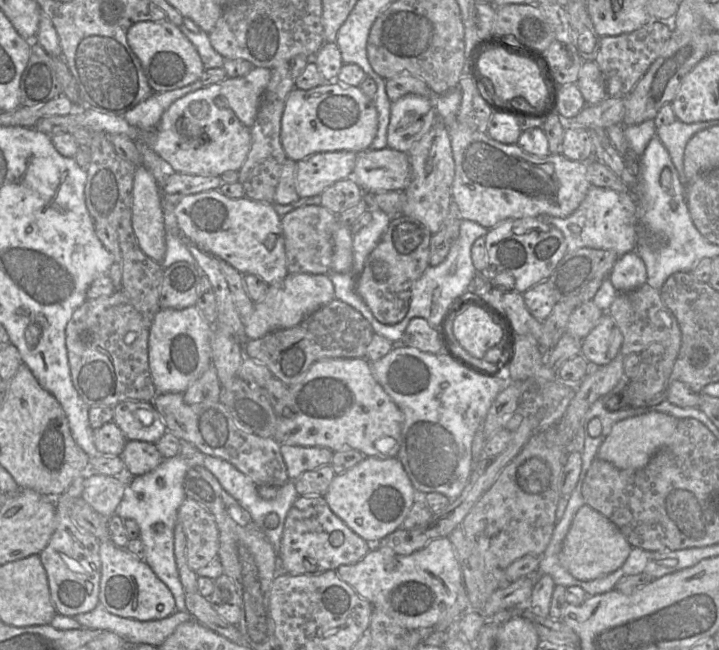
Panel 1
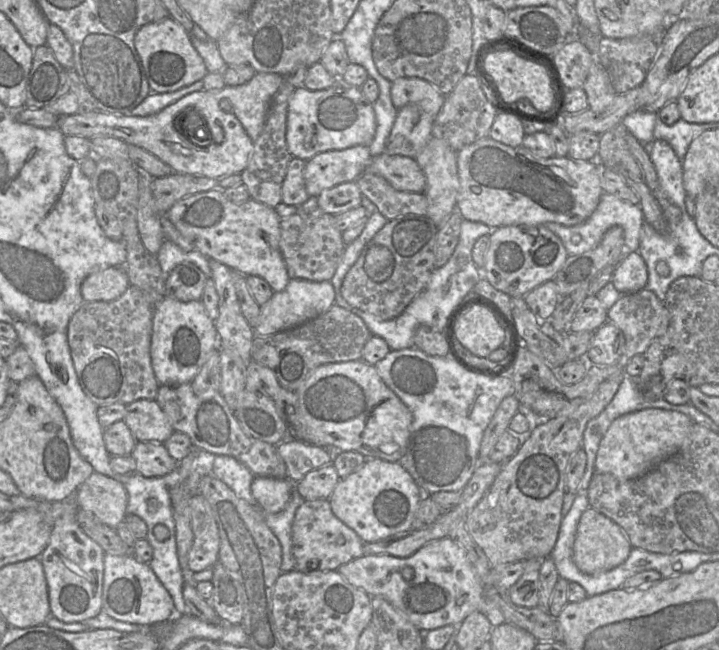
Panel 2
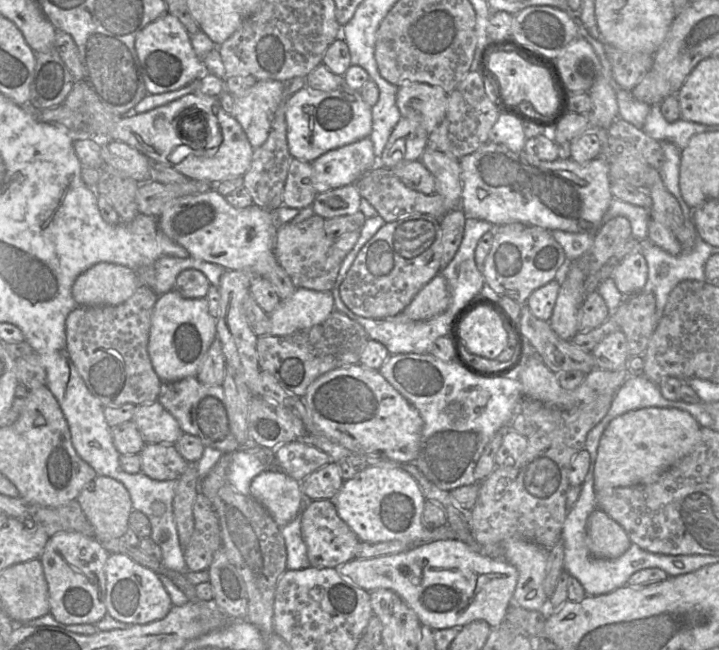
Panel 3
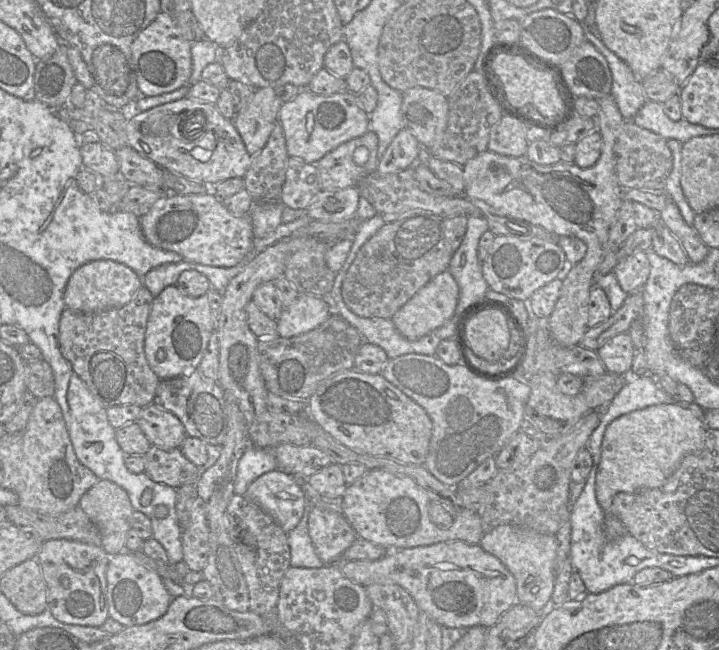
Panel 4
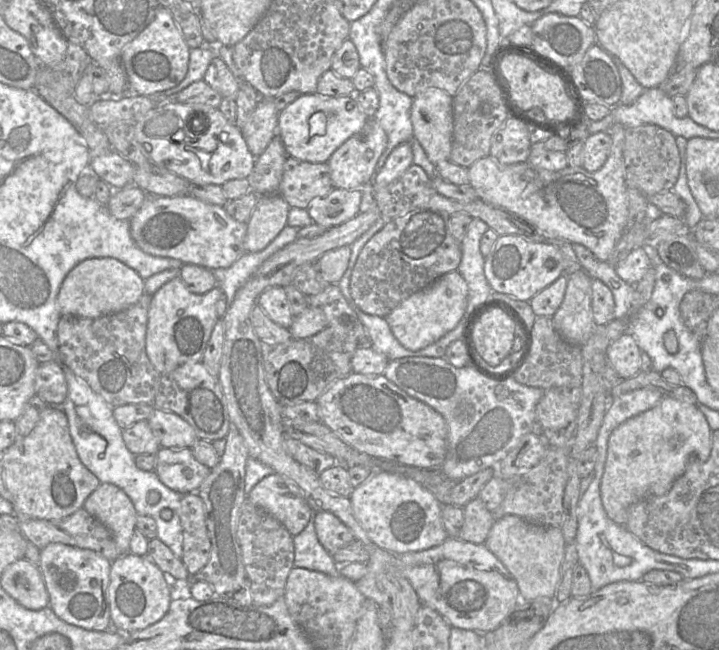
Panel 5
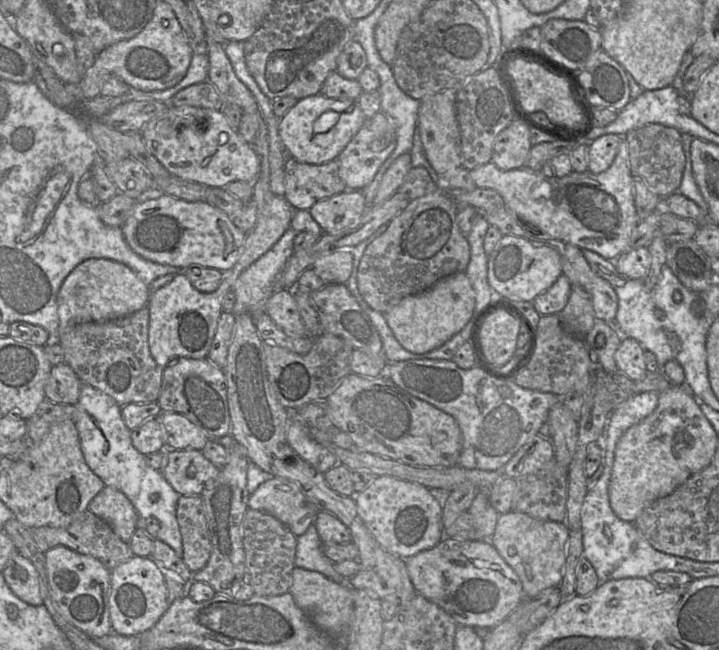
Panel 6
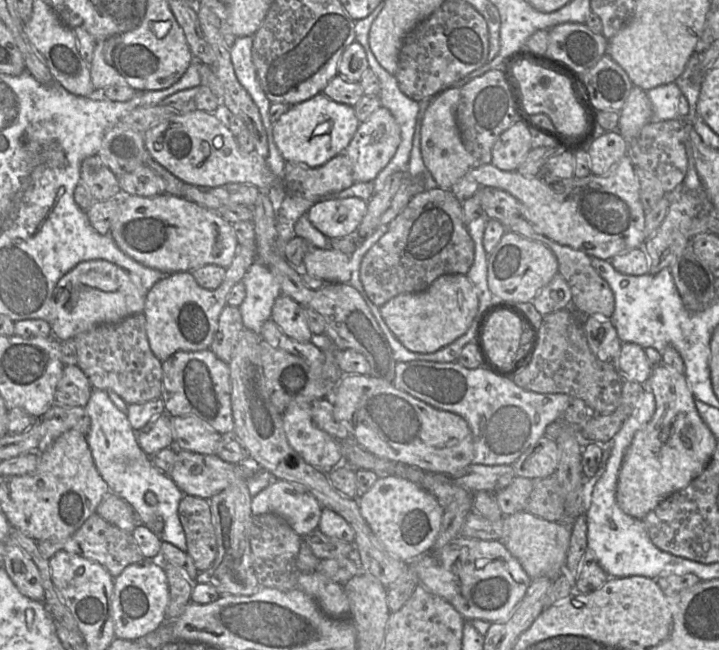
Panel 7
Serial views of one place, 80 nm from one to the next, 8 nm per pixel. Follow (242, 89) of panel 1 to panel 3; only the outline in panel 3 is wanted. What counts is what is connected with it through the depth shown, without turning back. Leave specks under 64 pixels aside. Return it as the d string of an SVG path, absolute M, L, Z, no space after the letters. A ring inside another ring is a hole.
M260 80L242 97L234 97L232 116L241 125L253 149L267 140L274 114L286 99L283 83L277 80Z

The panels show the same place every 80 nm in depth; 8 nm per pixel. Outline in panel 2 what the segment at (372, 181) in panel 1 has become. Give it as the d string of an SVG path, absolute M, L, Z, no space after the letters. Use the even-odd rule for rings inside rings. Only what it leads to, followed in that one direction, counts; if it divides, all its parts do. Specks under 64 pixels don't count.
M382 153L372 158L368 169L384 177L395 189L424 193L426 177L415 158Z

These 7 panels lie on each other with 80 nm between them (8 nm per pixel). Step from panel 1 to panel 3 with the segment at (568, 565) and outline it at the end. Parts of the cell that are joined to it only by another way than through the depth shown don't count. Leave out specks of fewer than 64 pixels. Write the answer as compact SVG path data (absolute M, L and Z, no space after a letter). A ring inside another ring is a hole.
M598 508L587 519L586 535L588 548L597 558L618 558L632 543L623 527Z

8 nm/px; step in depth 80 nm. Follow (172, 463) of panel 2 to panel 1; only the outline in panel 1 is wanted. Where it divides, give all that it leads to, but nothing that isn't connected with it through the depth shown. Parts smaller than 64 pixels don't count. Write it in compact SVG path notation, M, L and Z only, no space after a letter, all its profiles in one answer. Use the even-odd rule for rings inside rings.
M127 440L120 457L126 472L133 476L154 470L164 459L154 443L138 440Z

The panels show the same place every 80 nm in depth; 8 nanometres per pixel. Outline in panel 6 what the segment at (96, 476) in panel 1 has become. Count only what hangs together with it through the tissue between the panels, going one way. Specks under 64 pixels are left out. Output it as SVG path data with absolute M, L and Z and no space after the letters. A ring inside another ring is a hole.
M105 485L89 502L87 510L108 523L124 542L130 542L139 516L121 491Z

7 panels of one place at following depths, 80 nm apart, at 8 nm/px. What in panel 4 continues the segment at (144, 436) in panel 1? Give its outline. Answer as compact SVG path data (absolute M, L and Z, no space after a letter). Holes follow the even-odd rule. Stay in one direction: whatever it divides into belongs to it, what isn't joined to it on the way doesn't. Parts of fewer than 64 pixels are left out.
M152 403L143 407L135 420L151 446L162 449L180 448L187 434L182 422L171 412Z

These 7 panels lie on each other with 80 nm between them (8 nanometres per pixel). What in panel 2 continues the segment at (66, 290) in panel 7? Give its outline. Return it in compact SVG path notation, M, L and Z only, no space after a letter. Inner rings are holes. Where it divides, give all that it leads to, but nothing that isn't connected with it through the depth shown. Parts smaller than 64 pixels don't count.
M108 267L90 274L81 285L84 302L113 301L130 286L123 267Z

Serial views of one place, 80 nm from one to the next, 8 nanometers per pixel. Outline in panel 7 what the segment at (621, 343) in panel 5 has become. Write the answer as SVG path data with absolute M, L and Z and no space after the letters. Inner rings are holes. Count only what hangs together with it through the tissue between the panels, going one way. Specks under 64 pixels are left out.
M622 343L617 367L635 382L646 385L653 367L645 350L635 343Z

